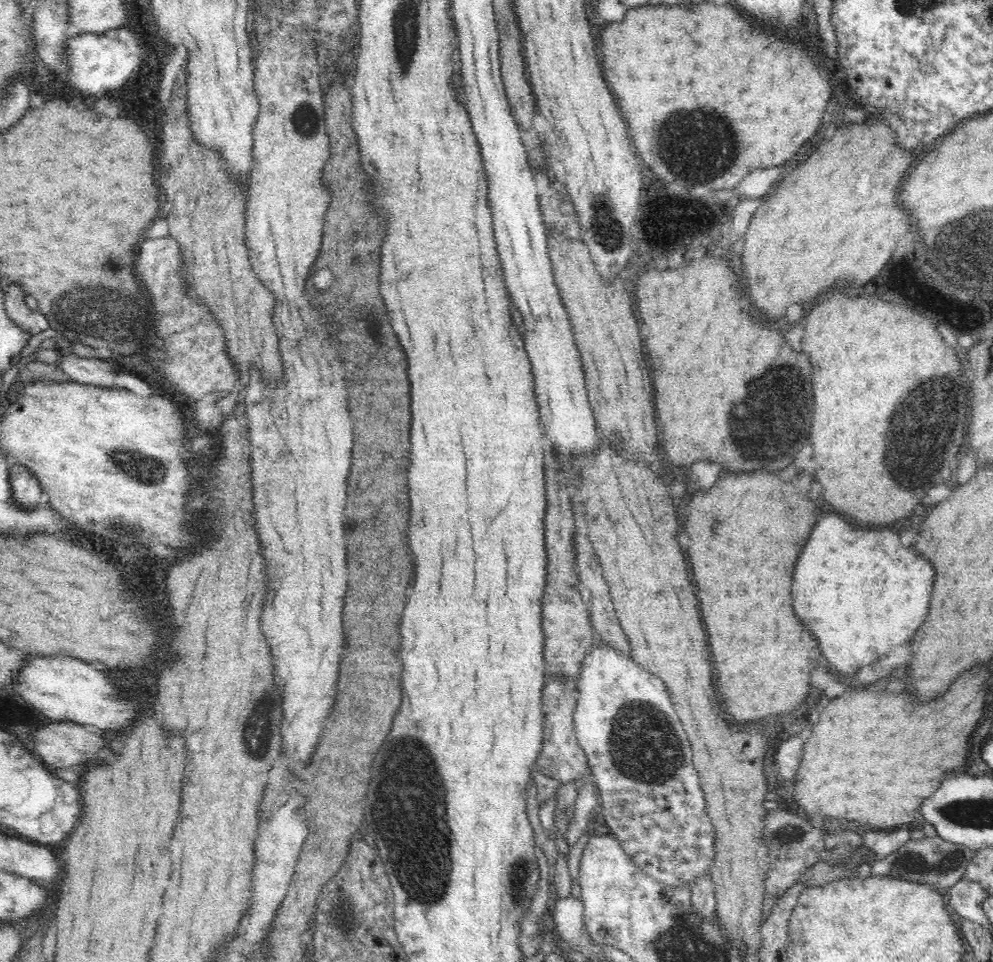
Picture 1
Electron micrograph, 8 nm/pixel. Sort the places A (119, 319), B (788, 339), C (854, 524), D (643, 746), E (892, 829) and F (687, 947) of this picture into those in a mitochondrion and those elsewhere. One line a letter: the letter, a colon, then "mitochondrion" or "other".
A: mitochondrion
B: other
C: other
D: mitochondrion
E: other
F: mitochondrion

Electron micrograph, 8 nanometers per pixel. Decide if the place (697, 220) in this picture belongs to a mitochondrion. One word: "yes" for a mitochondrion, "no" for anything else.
no

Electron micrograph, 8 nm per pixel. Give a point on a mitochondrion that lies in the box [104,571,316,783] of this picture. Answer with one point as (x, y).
(260, 715)

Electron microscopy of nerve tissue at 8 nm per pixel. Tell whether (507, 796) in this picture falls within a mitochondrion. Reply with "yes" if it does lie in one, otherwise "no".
no

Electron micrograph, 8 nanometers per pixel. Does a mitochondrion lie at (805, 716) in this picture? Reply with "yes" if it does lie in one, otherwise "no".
no

